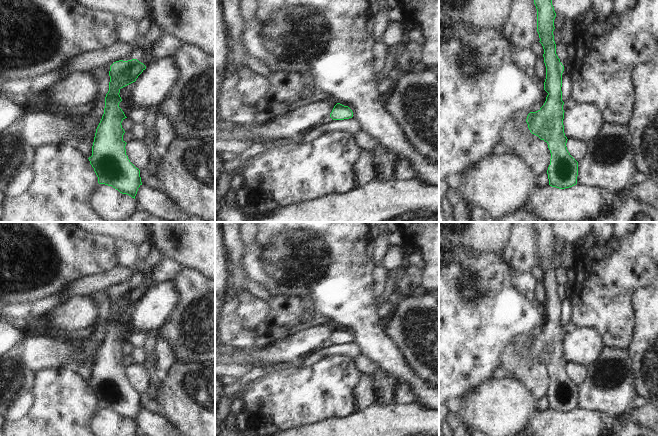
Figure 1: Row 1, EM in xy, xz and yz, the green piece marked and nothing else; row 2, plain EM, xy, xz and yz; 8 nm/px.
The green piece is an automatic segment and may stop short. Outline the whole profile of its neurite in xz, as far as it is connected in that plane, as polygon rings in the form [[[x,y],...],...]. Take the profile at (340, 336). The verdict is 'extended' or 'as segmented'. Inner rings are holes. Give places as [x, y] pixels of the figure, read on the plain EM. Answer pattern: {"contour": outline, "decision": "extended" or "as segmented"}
{"contour": [[[337,327],[333,332],[330,341],[333,344],[349,343],[353,341],[353,336],[348,330]]], "decision": "as segmented"}

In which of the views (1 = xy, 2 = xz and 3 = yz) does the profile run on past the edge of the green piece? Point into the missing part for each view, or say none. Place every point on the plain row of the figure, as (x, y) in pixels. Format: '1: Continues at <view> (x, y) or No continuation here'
1: No continuation here
2: No continuation here
3: No continuation here.

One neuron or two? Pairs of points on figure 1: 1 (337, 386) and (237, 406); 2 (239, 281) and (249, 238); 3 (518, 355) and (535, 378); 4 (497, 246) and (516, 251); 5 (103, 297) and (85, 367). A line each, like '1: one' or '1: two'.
1: two
2: two
3: one
4: two
5: one

